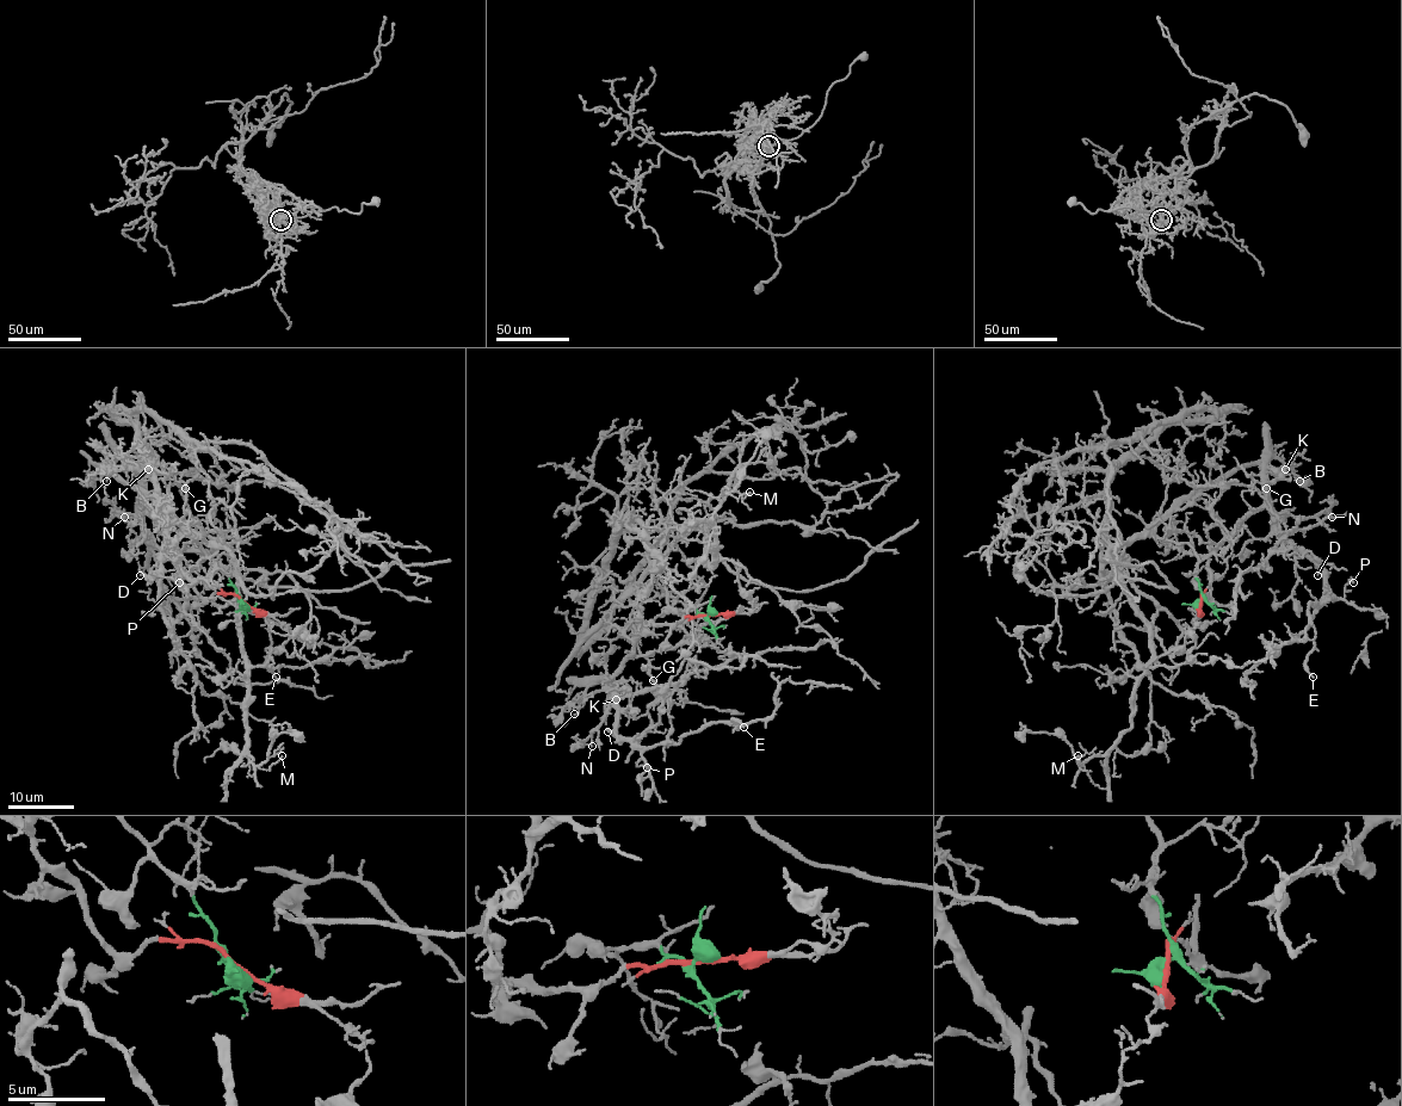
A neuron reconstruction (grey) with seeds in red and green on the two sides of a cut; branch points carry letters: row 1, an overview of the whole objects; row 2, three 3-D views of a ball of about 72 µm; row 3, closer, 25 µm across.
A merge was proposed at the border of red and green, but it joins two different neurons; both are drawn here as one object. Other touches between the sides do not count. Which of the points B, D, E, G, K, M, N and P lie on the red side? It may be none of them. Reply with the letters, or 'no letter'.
B, D, E, K, N, P

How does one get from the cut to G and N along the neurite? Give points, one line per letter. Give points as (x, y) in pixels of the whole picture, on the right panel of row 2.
G: (1200, 600), (1197, 554), (1162, 541), (1155, 527), (1202, 494), (1216, 499), (1237, 483), (1264, 498), (1267, 487)
N: (1200, 600), (1202, 593), (1210, 597), (1209, 555), (1247, 517), (1267, 507), (1303, 517), (1326, 508), (1332, 517)

